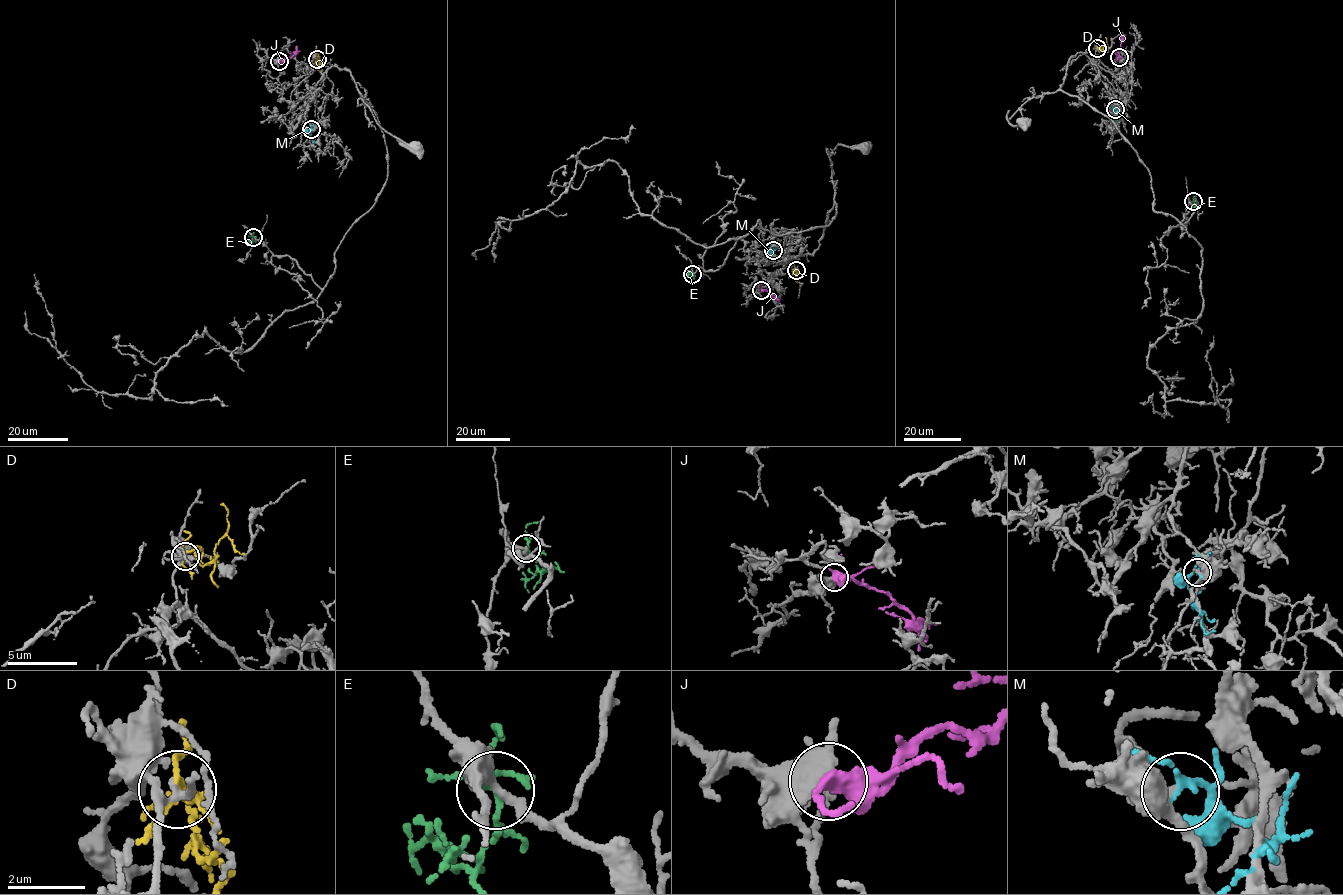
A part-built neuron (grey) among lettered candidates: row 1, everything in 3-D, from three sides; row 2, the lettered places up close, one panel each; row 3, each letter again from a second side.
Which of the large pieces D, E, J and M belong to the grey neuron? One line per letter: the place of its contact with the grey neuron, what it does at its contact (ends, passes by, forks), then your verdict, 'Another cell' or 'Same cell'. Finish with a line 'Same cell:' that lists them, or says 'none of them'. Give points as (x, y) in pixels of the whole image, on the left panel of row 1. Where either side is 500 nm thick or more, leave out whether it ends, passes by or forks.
D: Touches grey at (317, 59). It forks there. Another cell
E: Touches grey at (253, 237). It forks there. Another cell
J: Touches grey at (279, 61). It forks there. Same cell
M: Touches grey at (311, 129). It forks there. Another cell
Same cell: J

